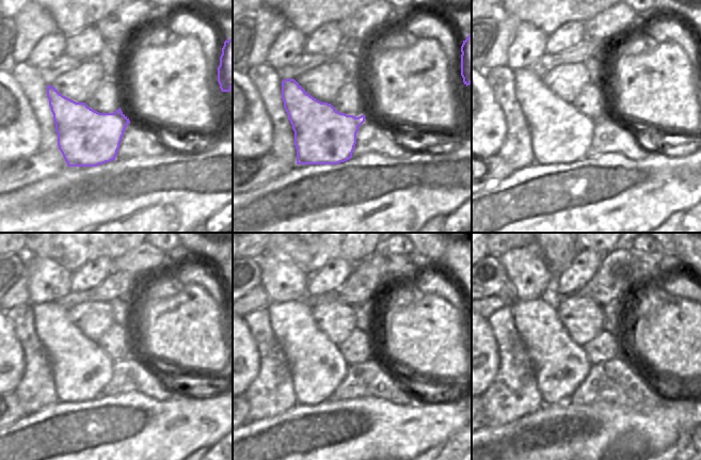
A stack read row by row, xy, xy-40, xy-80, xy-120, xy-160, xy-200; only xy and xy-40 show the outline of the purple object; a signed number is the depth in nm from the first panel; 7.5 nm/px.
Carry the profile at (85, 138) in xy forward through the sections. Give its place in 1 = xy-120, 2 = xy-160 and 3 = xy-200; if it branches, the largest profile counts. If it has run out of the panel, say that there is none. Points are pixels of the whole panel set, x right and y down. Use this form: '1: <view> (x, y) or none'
1: xy-120 (81, 369)
2: xy-160 (318, 367)
3: xy-200 (560, 365)

